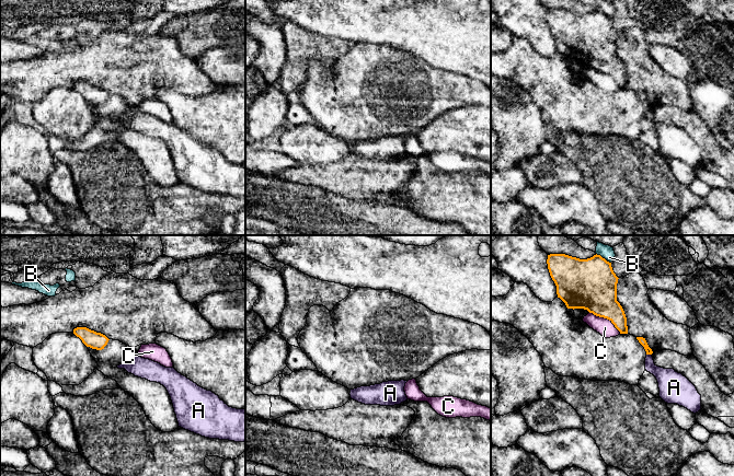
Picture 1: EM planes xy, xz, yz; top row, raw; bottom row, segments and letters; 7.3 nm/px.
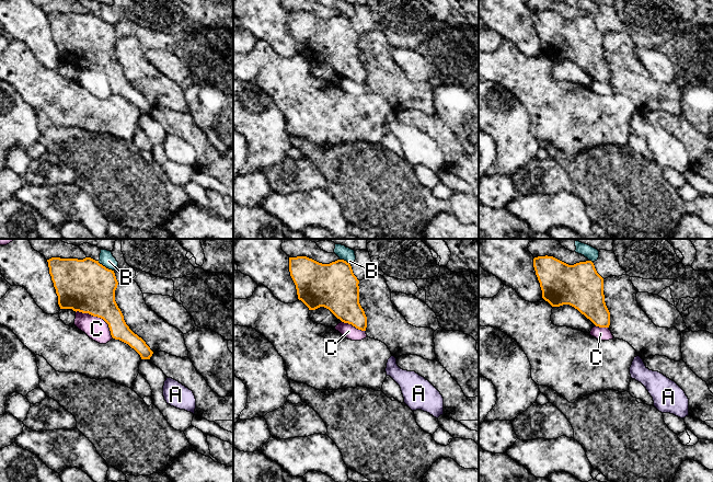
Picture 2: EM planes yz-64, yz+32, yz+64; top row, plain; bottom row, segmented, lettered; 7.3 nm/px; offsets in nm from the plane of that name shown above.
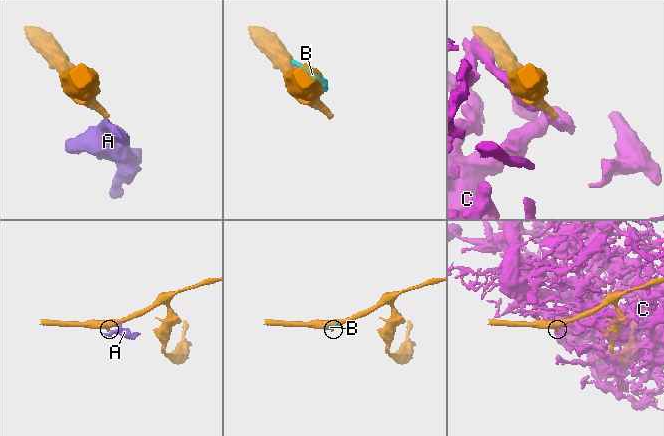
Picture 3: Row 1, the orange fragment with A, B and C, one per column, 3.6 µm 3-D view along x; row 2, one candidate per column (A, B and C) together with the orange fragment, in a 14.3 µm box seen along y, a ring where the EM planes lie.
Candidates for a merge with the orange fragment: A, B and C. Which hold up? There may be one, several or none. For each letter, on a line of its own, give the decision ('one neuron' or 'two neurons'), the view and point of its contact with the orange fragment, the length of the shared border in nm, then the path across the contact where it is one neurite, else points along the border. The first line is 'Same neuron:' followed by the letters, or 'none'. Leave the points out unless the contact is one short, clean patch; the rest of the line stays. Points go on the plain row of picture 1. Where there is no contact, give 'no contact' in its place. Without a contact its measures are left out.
Same neuron: none
A: two neurons | yz (649, 108) | 40 nm | along yz (646, 108), (651, 109)
B: two neurons | yz (604, 13) | 130 nm
C: two neurons | yz (606, 72) | 280 nm

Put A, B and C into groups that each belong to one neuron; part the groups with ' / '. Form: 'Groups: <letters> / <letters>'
Groups: A / B / C

